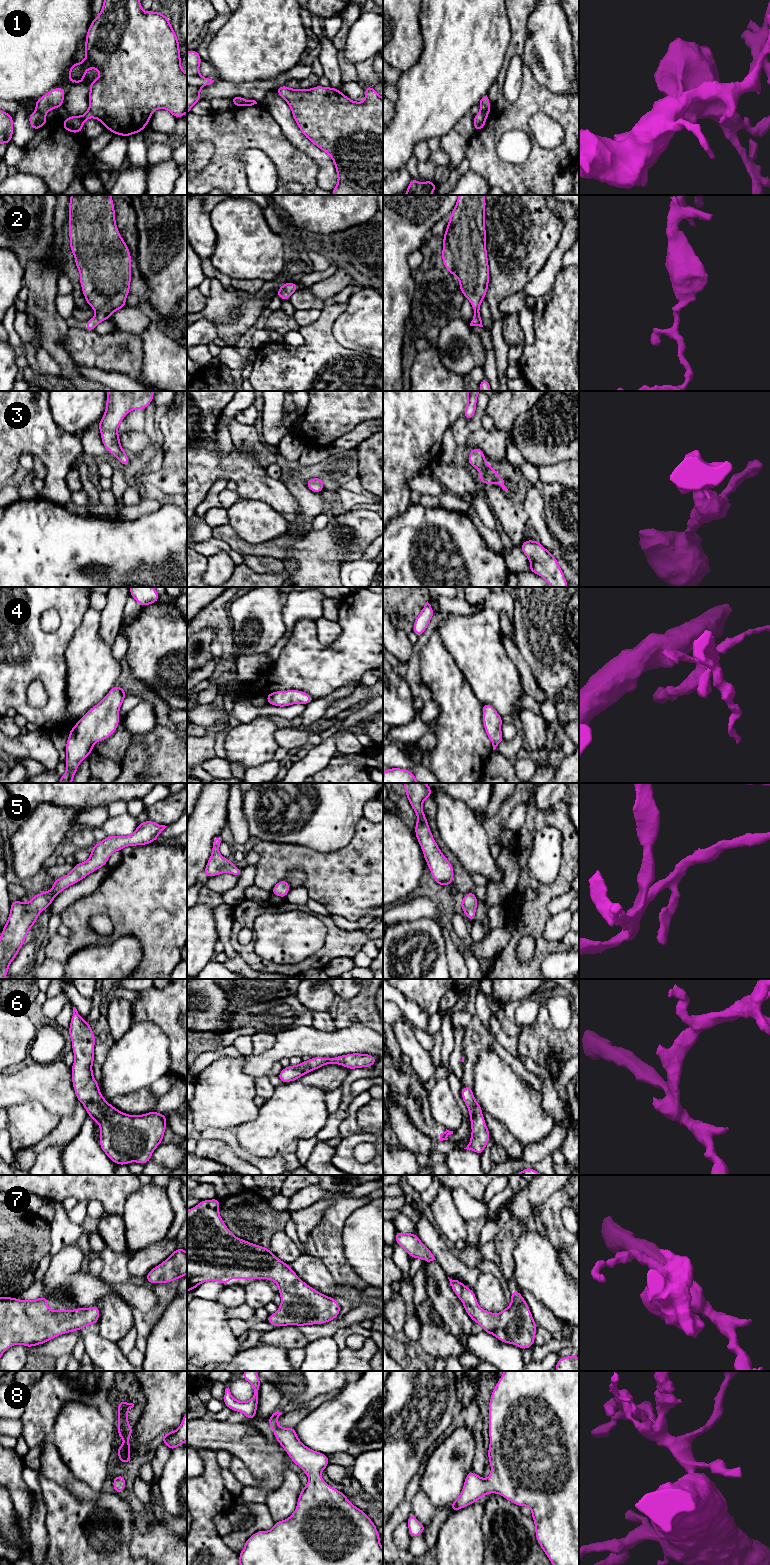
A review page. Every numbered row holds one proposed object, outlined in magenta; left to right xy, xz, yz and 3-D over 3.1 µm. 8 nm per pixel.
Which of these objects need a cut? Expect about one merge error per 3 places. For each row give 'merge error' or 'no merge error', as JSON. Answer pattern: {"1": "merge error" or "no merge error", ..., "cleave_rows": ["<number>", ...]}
{"1": "merge error", "2": "no merge error", "3": "no merge error", "4": "no merge error", "5": "no merge error", "6": "no merge error", "7": "no merge error", "8": "no merge error", "cleave_rows": ["1"]}

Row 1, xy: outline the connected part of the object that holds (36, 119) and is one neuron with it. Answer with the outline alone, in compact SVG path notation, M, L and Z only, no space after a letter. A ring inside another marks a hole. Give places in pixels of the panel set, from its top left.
M39 111L32 112L28 117L31 128L36 131L42 126L47 124L49 121L46 119L46 116Z

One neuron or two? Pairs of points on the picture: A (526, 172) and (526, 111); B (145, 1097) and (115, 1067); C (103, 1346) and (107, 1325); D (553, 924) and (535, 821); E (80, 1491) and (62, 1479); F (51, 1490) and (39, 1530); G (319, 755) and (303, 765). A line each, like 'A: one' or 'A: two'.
A: one
B: two
C: two
D: two
E: one
F: two
G: one

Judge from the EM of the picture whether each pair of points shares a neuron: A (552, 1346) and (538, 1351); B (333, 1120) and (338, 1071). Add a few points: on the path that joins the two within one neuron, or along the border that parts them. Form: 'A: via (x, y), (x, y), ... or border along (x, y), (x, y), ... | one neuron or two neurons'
A: via (549, 1347), (541, 1351) | one neuron
B: border along (350, 1070), (340, 1085) | two neurons

